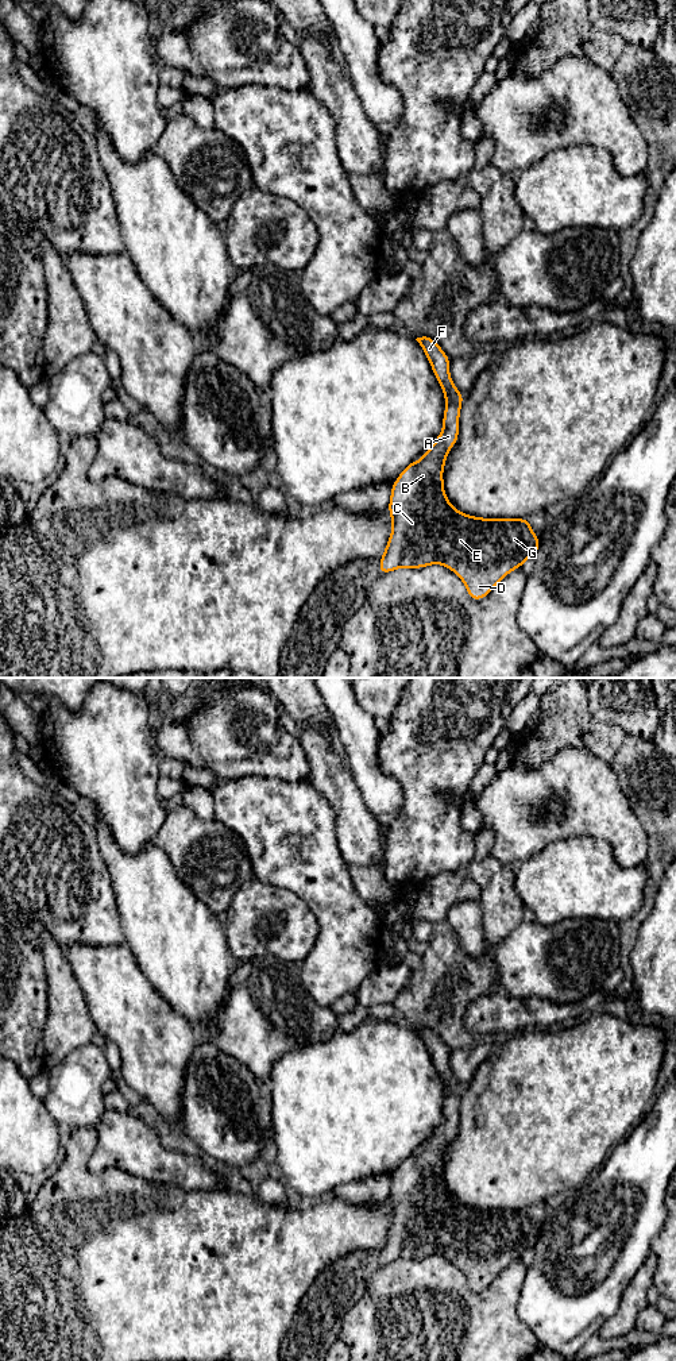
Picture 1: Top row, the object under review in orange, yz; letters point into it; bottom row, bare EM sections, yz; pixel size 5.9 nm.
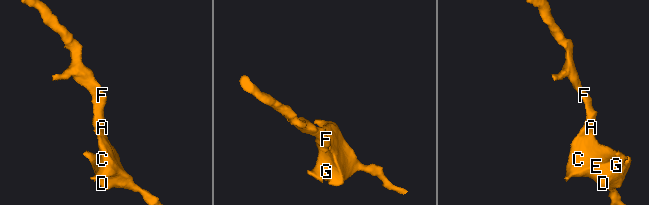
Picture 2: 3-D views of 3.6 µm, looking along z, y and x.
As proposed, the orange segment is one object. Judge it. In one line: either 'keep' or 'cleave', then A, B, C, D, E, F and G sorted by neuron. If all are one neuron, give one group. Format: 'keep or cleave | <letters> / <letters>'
keep | A B C D E F G

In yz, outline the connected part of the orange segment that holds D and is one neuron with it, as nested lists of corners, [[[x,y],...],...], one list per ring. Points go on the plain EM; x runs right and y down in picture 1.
[[[430,1029],[416,1030],[445,1087],[443,1122],[425,1146],[407,1156],[391,1176],[389,1206],[393,1210],[390,1230],[379,1252],[381,1266],[393,1261],[422,1260],[429,1256],[443,1256],[452,1261],[466,1276],[468,1287],[479,1292],[513,1261],[534,1249],[540,1239],[540,1230],[534,1226],[528,1210],[482,1210],[459,1203],[448,1192],[444,1183],[443,1161],[448,1142],[459,1129],[459,1109],[464,1086],[457,1082],[449,1067],[448,1046]]]

